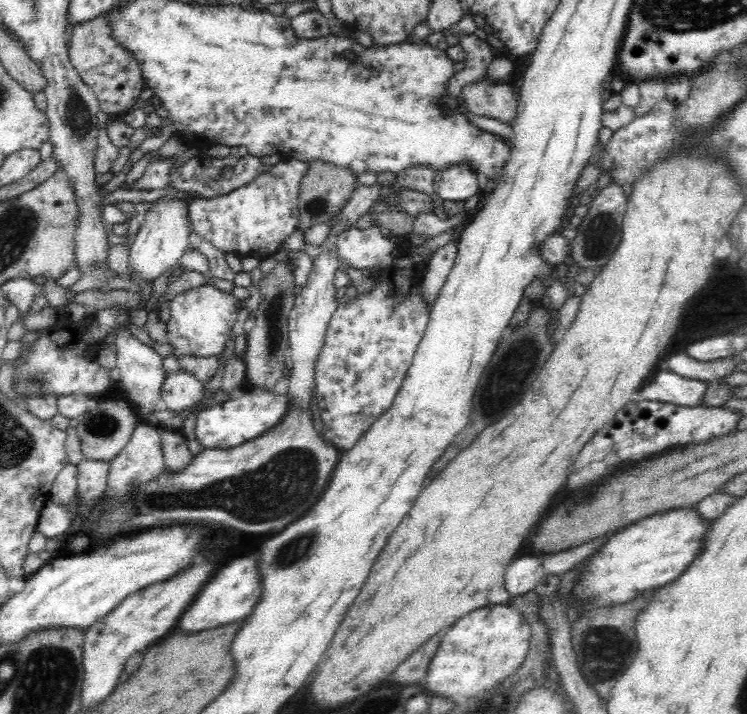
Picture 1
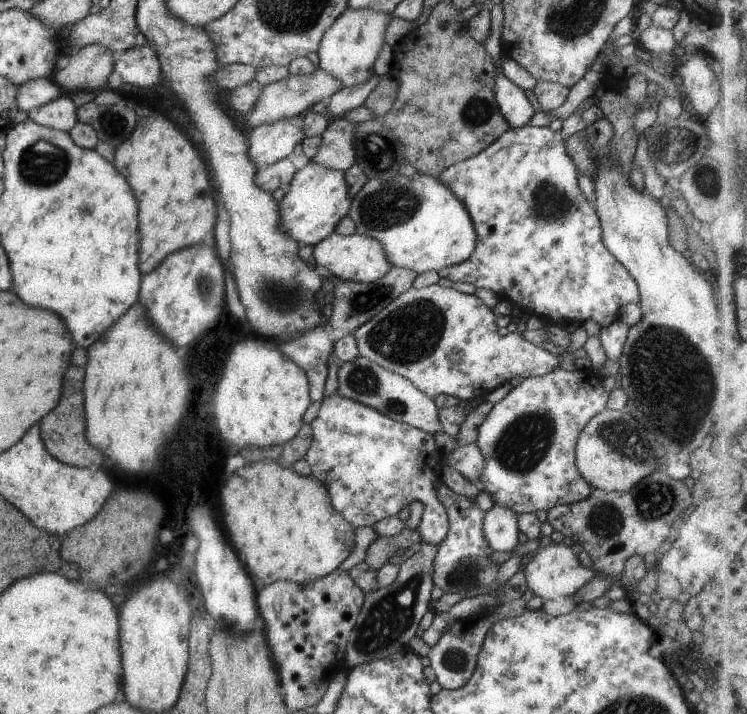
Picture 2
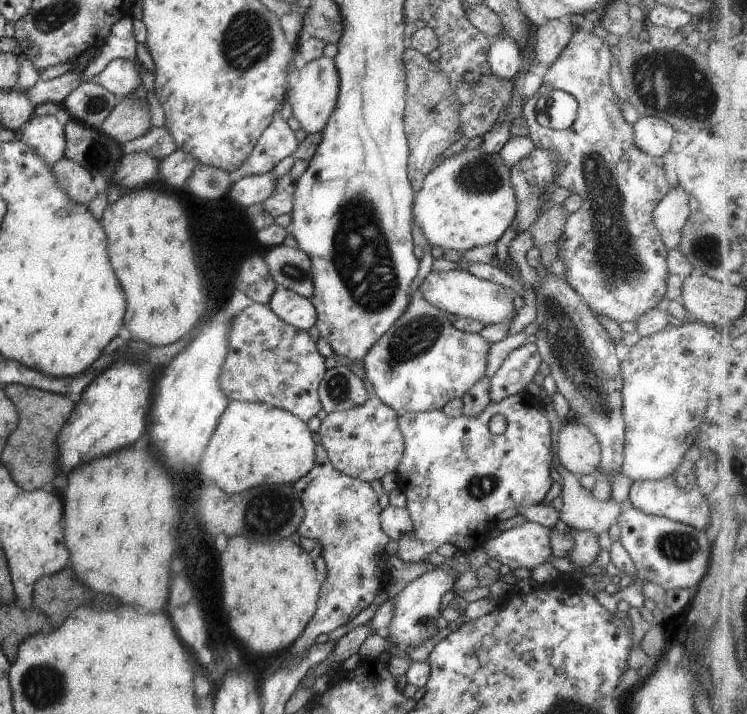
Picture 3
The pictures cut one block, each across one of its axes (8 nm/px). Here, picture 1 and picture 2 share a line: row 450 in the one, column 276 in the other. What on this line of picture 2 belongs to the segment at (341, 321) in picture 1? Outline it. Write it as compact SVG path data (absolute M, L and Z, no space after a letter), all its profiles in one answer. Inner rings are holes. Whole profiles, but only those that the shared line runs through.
M319 325L317 328L312 328L311 332L304 332L301 336L296 336L295 340L274 343L275 347L288 359L295 361L295 364L306 372L311 401L319 403L324 396L328 358L334 342L325 330L325 326Z

